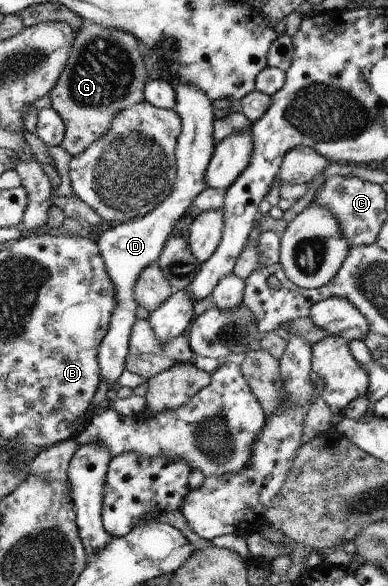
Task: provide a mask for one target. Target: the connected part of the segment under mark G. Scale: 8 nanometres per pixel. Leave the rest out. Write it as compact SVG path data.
M83 21L75 34L67 64L49 92L51 108L65 123L63 150L72 157L87 150L111 128L115 114L145 101L143 90L148 79L139 40L133 34Z

